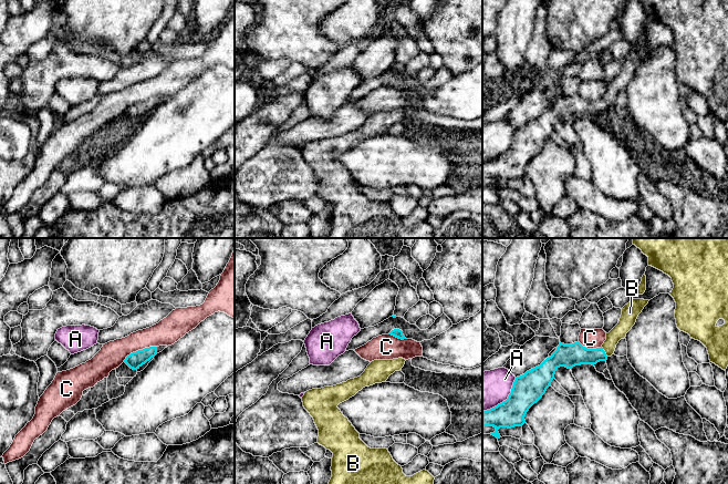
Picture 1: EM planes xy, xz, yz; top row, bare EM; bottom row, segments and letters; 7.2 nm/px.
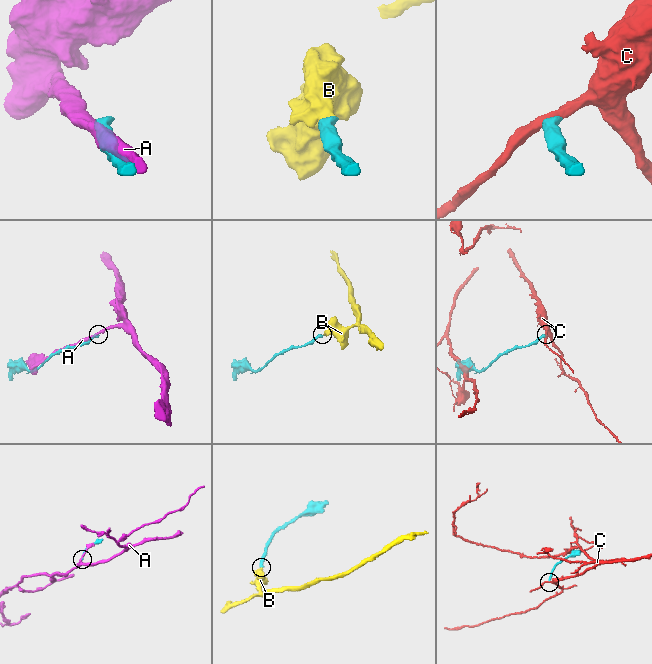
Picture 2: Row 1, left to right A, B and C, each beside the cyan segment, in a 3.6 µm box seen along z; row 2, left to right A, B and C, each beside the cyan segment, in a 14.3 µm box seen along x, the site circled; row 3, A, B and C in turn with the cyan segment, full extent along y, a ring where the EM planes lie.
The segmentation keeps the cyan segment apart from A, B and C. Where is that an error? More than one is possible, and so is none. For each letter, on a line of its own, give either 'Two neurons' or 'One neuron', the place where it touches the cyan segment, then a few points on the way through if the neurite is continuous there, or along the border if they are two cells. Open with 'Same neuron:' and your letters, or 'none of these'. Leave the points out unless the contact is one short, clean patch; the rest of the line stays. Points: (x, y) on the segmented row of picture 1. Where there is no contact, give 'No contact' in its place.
Same neuron: B
A: Two neurons. Touches cyan at yz (506, 400)
B: One neuron. Touches cyan at yz (604, 351). Path across: yz (573, 354), (600, 354), (604, 351), (612, 338), (624, 326)
C: Two neurons. Touches cyan at xy (138, 350). Boundary: xy (156, 346), (133, 351), (123, 361)

